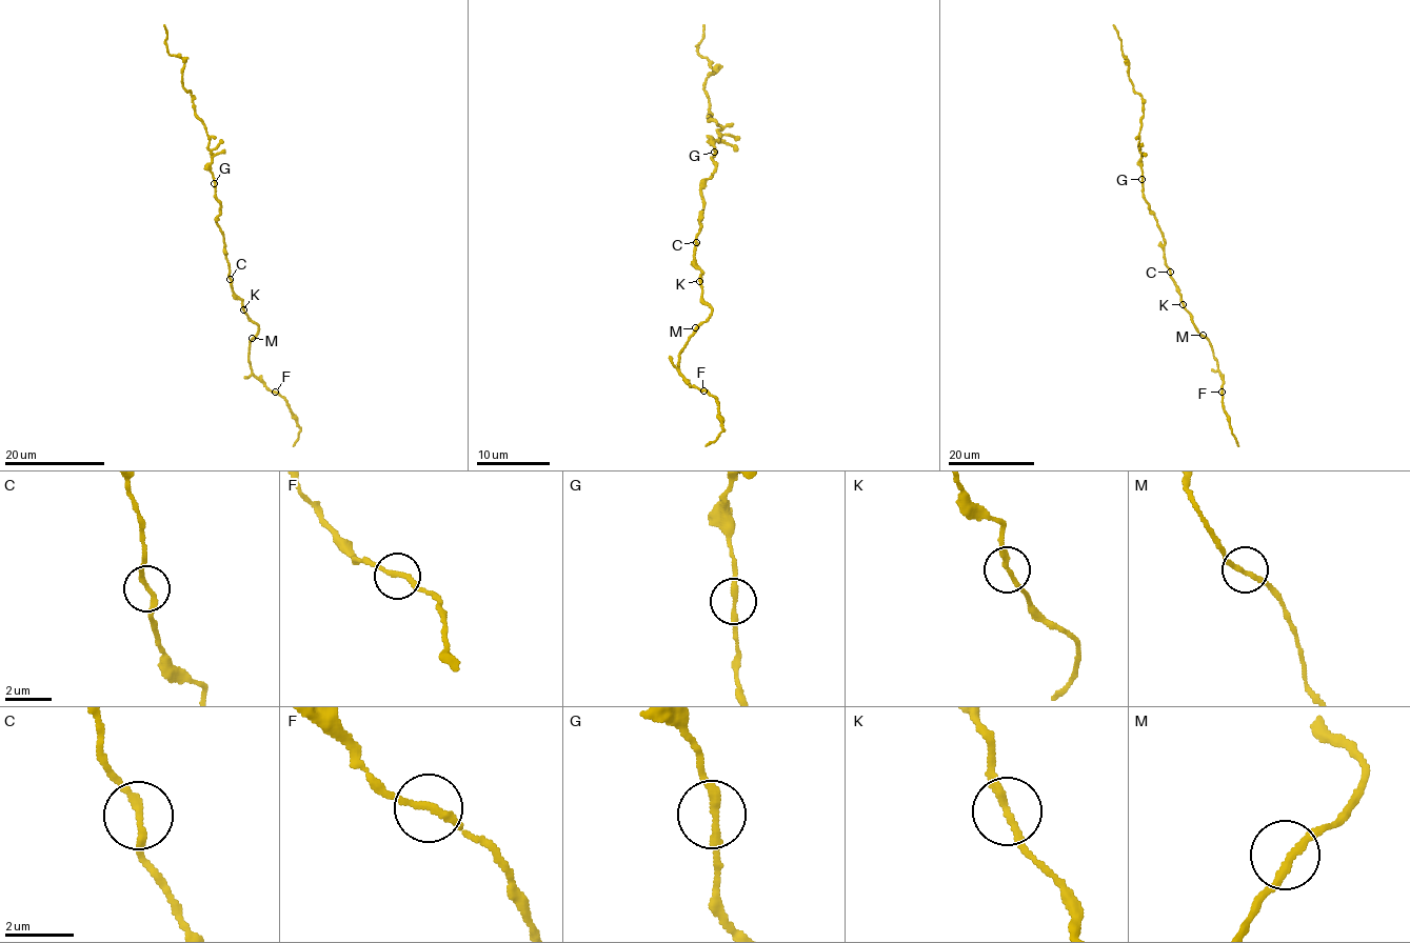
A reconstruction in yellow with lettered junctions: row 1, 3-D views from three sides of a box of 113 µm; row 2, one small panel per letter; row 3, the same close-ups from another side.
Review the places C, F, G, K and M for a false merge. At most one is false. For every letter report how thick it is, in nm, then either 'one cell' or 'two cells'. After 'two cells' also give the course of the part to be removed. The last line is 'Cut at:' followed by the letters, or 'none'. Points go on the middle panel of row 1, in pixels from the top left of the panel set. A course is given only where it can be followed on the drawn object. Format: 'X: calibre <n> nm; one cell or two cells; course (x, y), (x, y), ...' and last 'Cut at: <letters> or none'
C: calibre 200 nm; one cell
F: calibre 200 nm; one cell
G: calibre 240 nm; one cell
K: calibre 200 nm; one cell
M: calibre 200 nm; one cell
Cut at: none

